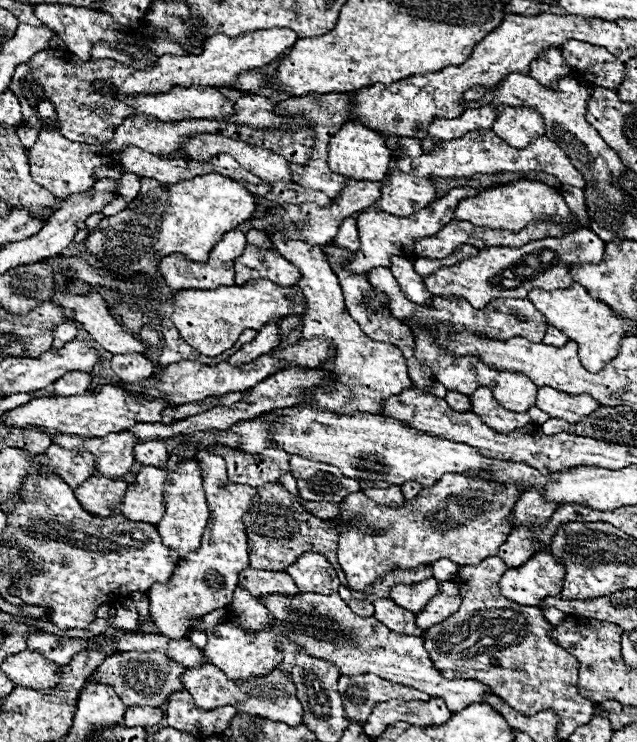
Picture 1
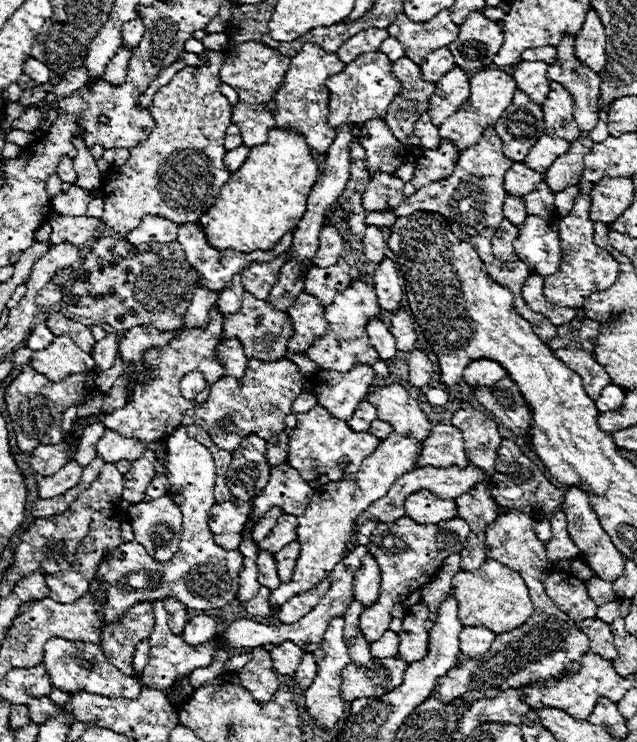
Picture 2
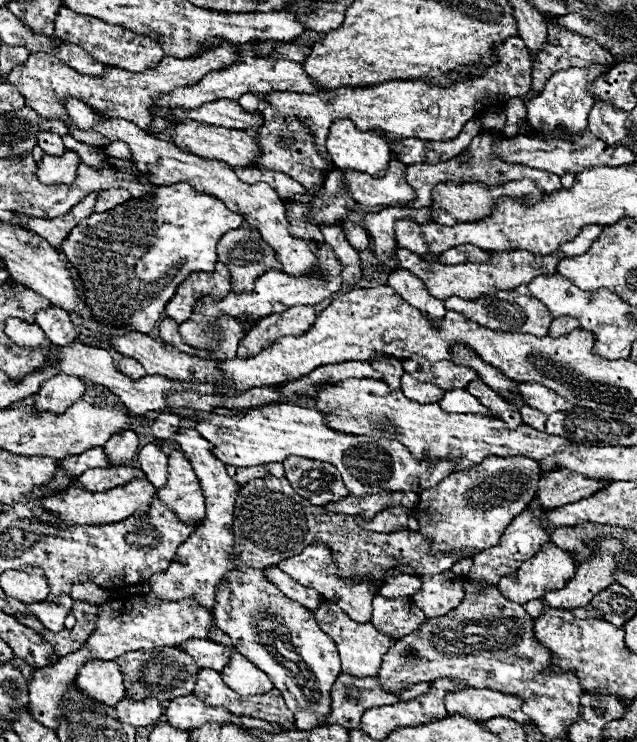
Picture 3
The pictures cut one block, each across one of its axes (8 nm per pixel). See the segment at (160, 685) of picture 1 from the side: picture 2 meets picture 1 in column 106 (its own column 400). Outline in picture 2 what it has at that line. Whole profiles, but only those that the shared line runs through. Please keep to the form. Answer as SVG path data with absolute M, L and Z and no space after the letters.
M372 658L366 666L348 664L342 670L342 700L352 702L356 698L380 698L382 694L394 690L402 684L408 662L392 658Z

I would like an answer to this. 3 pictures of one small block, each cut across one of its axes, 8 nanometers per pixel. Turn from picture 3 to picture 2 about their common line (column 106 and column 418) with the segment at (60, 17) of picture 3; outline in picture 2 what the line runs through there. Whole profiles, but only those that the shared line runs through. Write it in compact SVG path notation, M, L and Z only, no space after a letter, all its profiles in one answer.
M442 10L428 22L412 22L406 14L398 16L388 32L402 44L406 58L420 64L432 50L444 48L458 38L458 26L450 20L450 12Z

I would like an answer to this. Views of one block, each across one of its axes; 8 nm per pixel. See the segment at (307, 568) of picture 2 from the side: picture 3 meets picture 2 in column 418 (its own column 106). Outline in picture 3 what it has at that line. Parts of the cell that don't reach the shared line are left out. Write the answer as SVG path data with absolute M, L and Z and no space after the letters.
M126 428L116 432L106 444L106 456L110 456L110 464L124 464L128 460L134 458L136 450L138 450L138 436L134 430Z

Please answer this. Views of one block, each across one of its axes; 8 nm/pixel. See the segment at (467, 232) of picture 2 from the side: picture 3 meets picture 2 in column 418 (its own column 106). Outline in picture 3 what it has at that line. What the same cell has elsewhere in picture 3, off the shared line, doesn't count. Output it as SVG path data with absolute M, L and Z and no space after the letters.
M110 188L98 194L96 204L94 204L94 212L106 212L110 208L116 208L118 204L124 204L126 200L130 200L132 194L124 188Z

